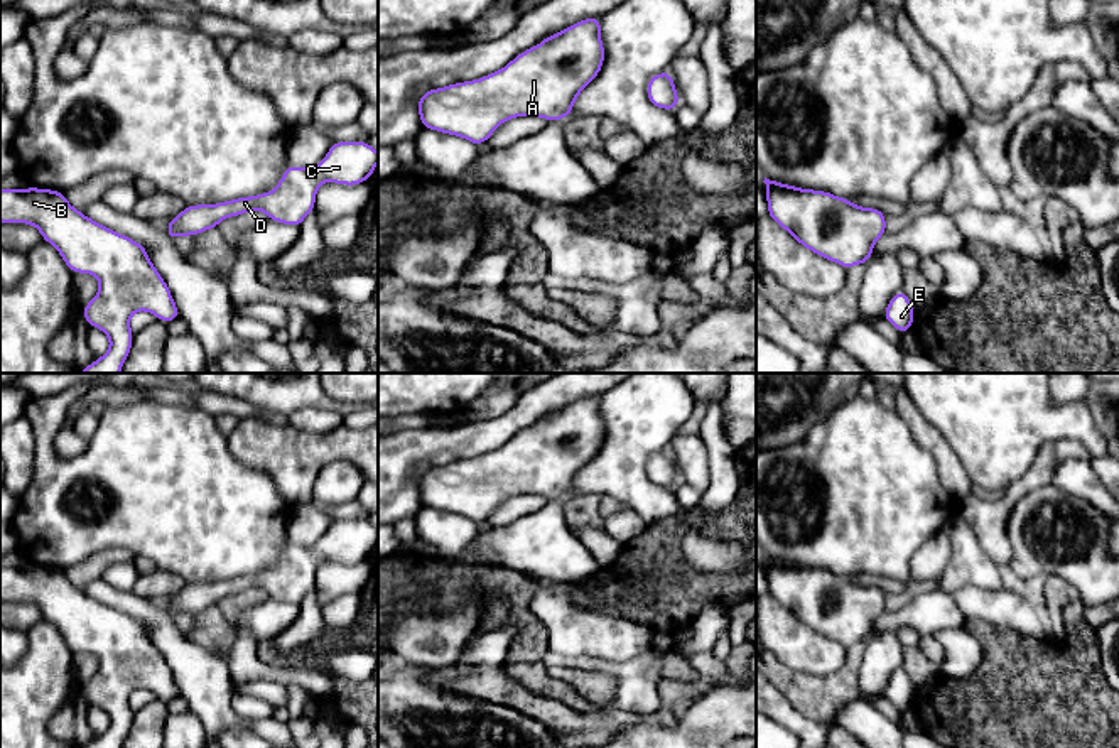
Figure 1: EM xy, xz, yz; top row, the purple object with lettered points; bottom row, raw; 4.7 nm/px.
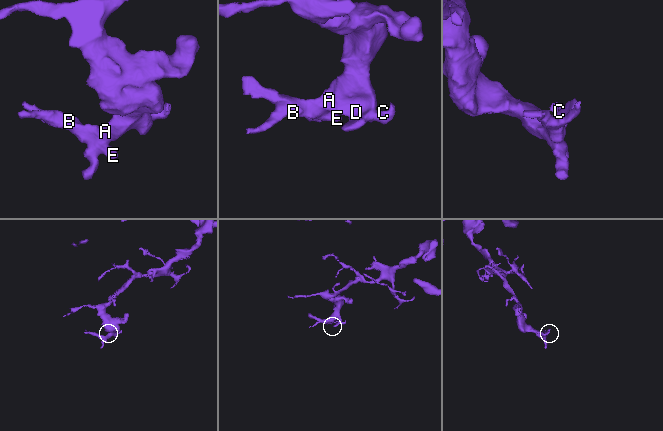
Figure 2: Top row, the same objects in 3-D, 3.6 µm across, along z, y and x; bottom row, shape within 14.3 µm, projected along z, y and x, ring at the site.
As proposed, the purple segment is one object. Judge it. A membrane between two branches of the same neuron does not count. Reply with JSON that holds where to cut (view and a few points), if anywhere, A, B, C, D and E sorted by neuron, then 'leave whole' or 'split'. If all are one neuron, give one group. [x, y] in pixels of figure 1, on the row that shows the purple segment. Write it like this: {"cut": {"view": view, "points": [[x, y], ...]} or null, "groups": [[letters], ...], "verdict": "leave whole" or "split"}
{"cut": null, "groups": [["A", "B", "C", "D", "E"]], "verdict": "leave whole"}

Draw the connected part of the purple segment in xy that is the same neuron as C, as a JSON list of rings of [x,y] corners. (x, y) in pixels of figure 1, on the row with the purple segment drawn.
[[[332,142],[326,157],[314,167],[284,169],[280,182],[257,196],[236,198],[214,204],[186,206],[169,220],[164,230],[170,240],[192,236],[216,228],[230,216],[263,211],[268,220],[299,228],[316,208],[316,194],[322,182],[356,186],[371,179],[378,152],[366,142]]]

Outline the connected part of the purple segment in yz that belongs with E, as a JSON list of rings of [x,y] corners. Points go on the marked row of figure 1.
[[[903,289],[896,290],[884,309],[883,319],[895,326],[900,333],[908,334],[915,319],[915,307]]]

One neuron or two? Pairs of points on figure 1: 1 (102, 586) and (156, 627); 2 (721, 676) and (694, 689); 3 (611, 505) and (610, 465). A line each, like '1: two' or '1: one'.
1: one
2: one
3: two

